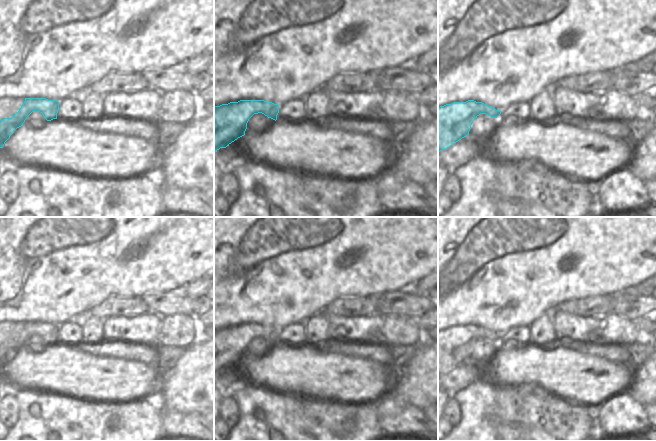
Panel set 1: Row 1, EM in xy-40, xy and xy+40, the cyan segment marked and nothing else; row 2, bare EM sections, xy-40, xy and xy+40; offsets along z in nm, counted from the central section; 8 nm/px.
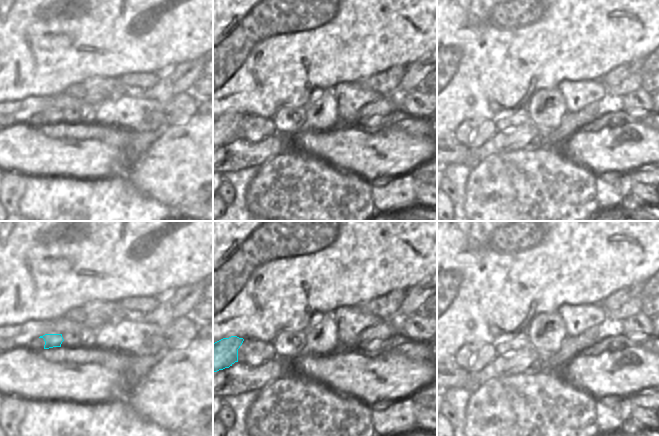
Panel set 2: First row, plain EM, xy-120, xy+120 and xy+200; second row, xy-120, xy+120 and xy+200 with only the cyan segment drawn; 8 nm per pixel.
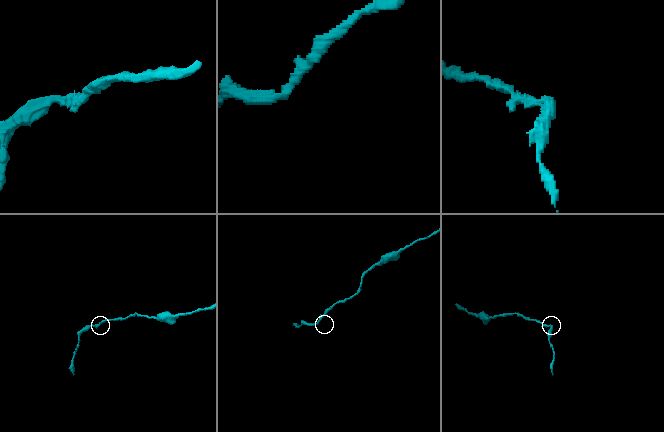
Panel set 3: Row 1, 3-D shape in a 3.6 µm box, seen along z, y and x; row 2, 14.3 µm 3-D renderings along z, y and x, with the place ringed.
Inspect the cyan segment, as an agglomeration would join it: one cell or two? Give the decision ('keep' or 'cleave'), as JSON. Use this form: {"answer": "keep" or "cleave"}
{"answer": "keep"}

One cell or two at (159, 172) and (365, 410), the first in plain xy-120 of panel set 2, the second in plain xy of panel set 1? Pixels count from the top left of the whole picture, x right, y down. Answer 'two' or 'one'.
two

